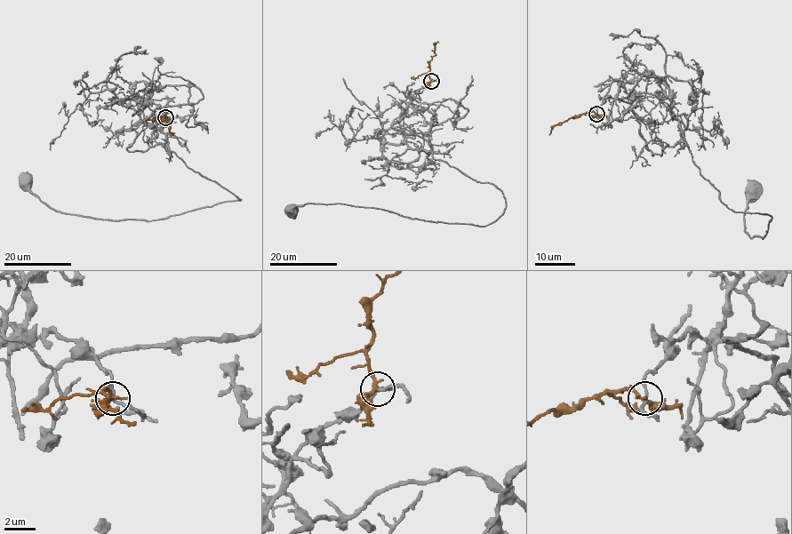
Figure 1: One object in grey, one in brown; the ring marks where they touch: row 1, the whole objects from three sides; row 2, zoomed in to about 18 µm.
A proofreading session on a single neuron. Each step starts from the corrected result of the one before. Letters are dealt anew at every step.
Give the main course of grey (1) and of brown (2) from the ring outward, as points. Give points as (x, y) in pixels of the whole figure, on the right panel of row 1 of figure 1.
1: (597, 114), (605, 99), (665, 102), (720, 199), (735, 211), (772, 217), (762, 238), (744, 231), (753, 189)
2: (597, 114), (589, 111), (557, 123), (548, 135)

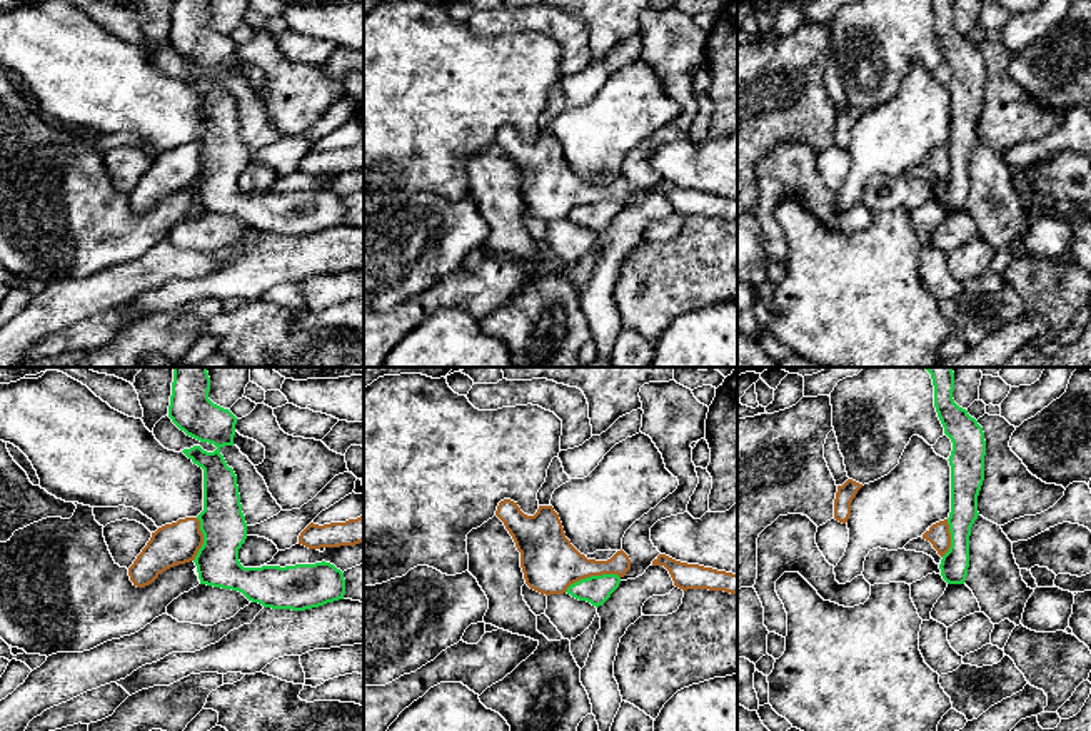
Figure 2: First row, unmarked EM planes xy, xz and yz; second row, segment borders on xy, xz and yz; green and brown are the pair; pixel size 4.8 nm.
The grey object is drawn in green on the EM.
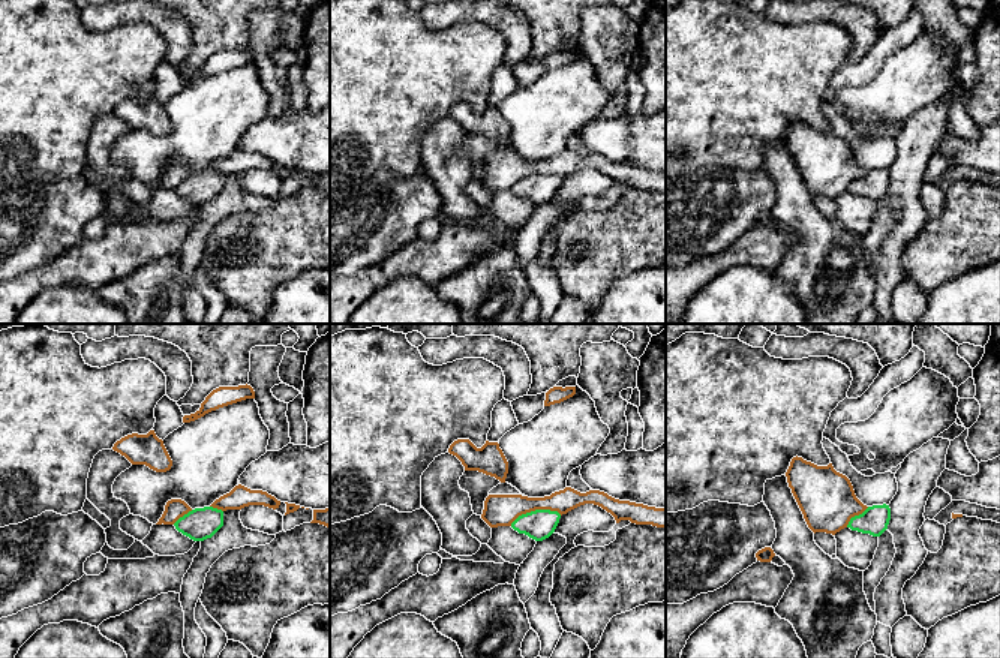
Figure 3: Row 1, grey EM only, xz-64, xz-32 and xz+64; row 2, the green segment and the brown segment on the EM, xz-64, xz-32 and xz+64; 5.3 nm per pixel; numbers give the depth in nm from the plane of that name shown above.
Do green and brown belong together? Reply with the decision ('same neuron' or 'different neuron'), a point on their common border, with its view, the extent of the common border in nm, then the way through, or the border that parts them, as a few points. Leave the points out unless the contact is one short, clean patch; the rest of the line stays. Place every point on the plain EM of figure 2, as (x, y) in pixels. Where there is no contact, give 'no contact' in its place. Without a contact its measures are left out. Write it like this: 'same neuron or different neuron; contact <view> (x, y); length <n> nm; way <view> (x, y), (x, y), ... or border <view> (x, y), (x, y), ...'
different neuron; contact xz (591, 202); length 280 nm; border xz (619, 202), (591, 201), (574, 207), (564, 217)

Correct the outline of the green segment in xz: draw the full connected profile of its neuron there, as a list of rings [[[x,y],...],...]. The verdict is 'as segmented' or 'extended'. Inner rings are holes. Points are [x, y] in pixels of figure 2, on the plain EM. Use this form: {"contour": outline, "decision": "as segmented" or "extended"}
{"contour": [[[617,200],[591,202],[571,210],[566,219],[579,227],[587,227],[599,234],[619,214],[619,209],[621,204]]], "decision": "as segmented"}

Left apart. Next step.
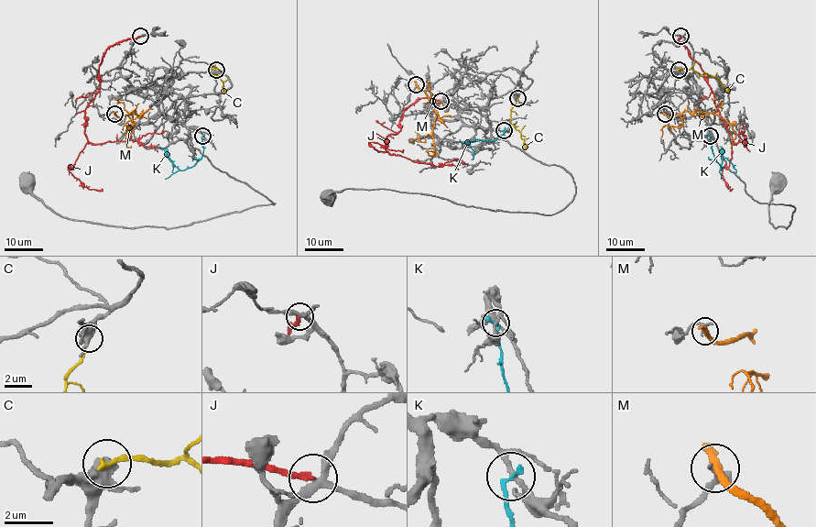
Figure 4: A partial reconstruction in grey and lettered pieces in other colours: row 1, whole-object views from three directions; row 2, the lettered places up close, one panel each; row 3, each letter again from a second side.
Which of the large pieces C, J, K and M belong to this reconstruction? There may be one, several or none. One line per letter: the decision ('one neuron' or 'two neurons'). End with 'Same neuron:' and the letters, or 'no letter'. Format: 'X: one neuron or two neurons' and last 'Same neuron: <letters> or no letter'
C: two neurons
J: two neurons
K: two neurons
M: two neurons
Same neuron: no letter

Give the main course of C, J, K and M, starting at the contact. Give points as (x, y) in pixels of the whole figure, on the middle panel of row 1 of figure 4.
C: (517, 98), (511, 113), (511, 123), (524, 141), (524, 149)
J: (440, 101), (419, 98), (407, 107), (386, 149), (416, 162), (441, 166), (456, 159), (467, 164)
K: (503, 130), (493, 141), (468, 143), (473, 154)
M: (416, 84), (434, 105), (436, 118), (432, 156), (427, 151), (431, 150)

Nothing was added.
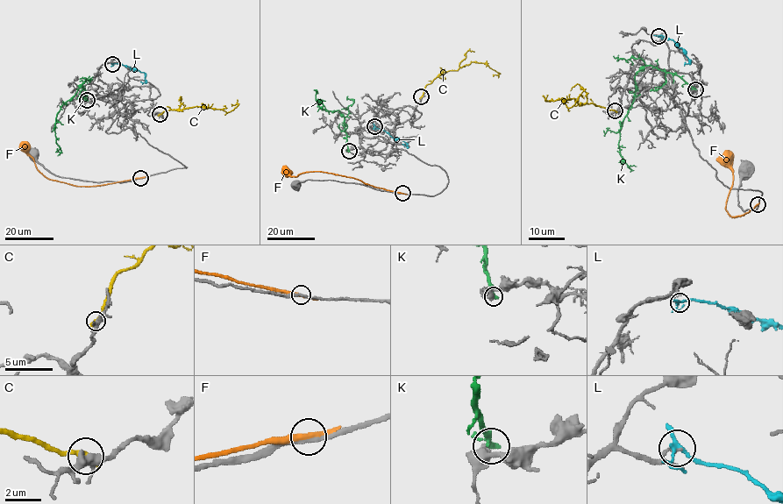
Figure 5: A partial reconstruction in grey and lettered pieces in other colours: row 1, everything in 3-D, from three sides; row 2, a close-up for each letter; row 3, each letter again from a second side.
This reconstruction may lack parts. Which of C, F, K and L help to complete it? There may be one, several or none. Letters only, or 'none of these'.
none of these

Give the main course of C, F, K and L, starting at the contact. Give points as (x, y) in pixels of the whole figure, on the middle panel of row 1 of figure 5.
C: (421, 96), (425, 87), (439, 75), (472, 62), (484, 63), (499, 73), (493, 76)
F: (402, 193), (325, 172), (306, 171), (291, 176), (284, 171)
K: (348, 151), (344, 116), (338, 110), (323, 110), (316, 100), (322, 103), (317, 111)
L: (374, 126), (405, 141), (407, 146), (402, 144)

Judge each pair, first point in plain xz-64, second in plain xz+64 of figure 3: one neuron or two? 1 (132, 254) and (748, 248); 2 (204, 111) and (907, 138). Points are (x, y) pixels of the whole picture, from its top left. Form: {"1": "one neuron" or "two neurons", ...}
{"1": "one neuron", "2": "two neurons"}

